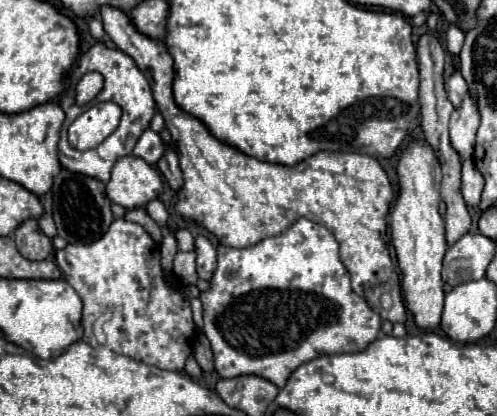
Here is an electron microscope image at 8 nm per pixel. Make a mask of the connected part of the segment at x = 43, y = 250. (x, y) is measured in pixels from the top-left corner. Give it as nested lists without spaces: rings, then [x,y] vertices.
[[[34,218],[24,220],[16,228],[14,242],[18,246],[18,252],[28,260],[46,260],[54,252],[50,238],[40,232],[38,222]]]

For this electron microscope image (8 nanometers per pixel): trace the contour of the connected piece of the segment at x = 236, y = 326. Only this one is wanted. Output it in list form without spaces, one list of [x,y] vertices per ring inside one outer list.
[[[298,218],[294,220],[284,232],[276,234],[276,236],[268,236],[248,248],[228,248],[228,246],[218,246],[218,266],[214,276],[210,278],[210,288],[206,292],[200,292],[200,302],[202,302],[202,318],[204,318],[204,334],[210,340],[212,346],[212,354],[214,354],[214,368],[216,374],[220,378],[236,378],[242,374],[256,374],[262,376],[266,380],[272,380],[278,388],[282,388],[288,380],[288,376],[304,362],[314,360],[316,356],[324,356],[324,354],[332,354],[332,352],[356,352],[356,348],[364,348],[364,344],[368,344],[368,340],[376,340],[376,336],[380,334],[380,316],[368,306],[368,302],[358,296],[352,286],[350,286],[350,274],[346,270],[346,266],[340,262],[338,256],[338,244],[336,238],[332,236],[330,230],[326,230],[322,224],[316,224],[308,218]]]

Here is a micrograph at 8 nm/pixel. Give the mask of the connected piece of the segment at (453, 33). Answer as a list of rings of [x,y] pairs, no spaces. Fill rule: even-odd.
[[[450,26],[448,34],[446,34],[446,50],[448,54],[452,56],[452,66],[454,70],[458,70],[458,54],[462,50],[462,44],[464,44],[464,32],[460,32],[460,28],[456,26]]]

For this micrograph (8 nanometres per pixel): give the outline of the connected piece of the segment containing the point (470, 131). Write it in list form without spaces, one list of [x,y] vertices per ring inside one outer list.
[[[466,94],[462,106],[456,108],[450,116],[450,144],[460,160],[472,158],[478,124],[480,116],[476,116],[476,104],[472,104],[472,96]]]

